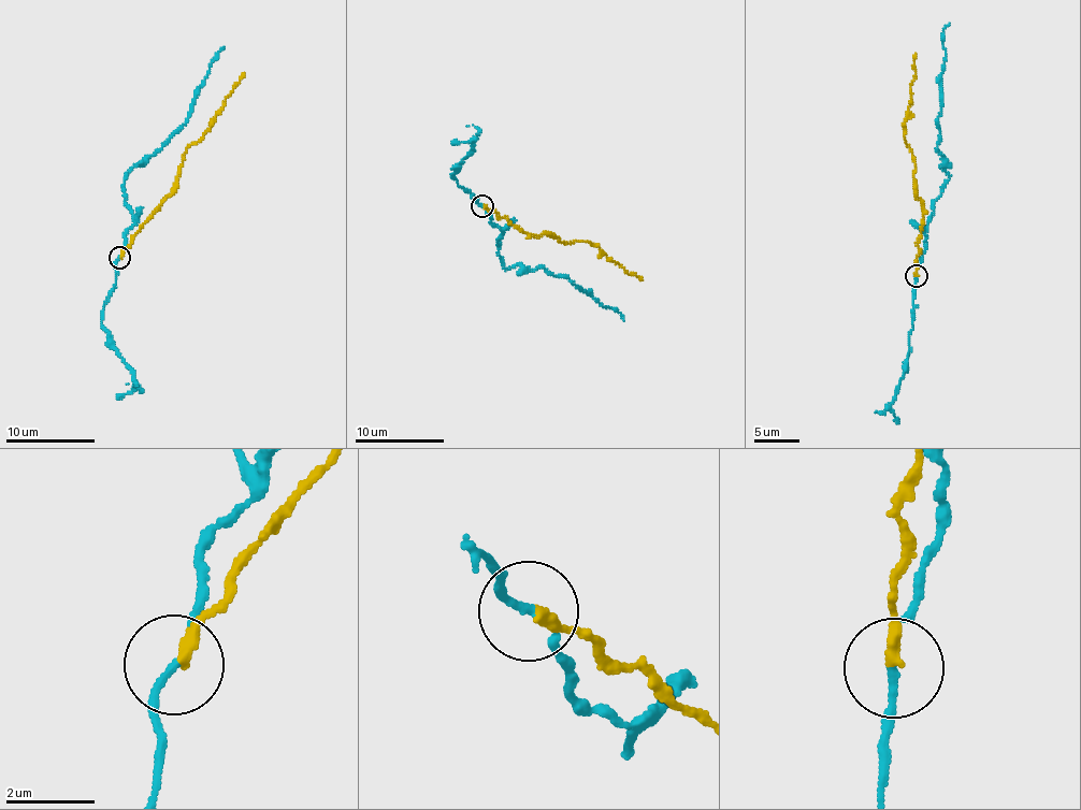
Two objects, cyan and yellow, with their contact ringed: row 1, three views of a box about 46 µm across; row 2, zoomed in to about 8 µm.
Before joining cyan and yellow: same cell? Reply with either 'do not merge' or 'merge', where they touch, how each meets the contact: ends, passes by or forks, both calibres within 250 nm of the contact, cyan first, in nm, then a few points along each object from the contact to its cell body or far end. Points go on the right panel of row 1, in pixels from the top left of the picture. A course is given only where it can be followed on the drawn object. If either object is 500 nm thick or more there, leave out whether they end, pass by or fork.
do not merge | (916, 275) | cyan passes by | yellow ends | 110/240 nm | cyan via (917, 276), (925, 227), (948, 174), (941, 167), (937, 146), (939, 78), (946, 58), (941, 34), (949, 23) | yellow via (917, 275), (923, 216), (912, 155), (903, 127), (911, 99), (916, 53)

